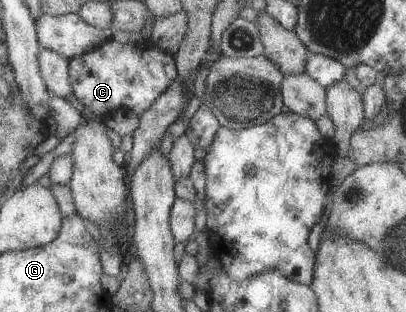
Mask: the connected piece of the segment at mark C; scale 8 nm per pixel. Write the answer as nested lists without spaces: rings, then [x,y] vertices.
[[[109,39],[98,48],[69,60],[73,94],[96,117],[110,117],[118,110],[128,110],[140,117],[170,88],[178,74],[174,55],[145,43],[121,44]]]

